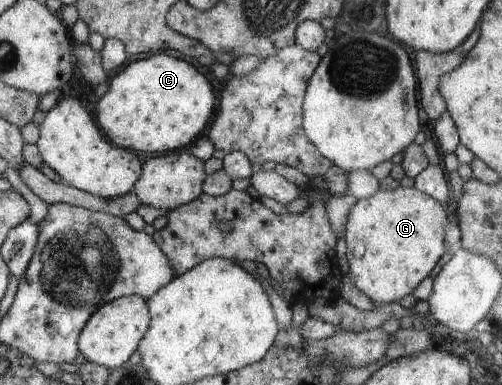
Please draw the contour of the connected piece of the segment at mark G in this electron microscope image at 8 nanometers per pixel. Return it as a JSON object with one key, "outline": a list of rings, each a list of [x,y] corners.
{"outline":[[[396,187],[394,190],[378,189],[369,198],[358,199],[349,210],[345,224],[347,250],[345,258],[353,283],[379,304],[400,301],[426,278],[444,256],[444,208],[438,199],[422,194],[416,187]]]}

